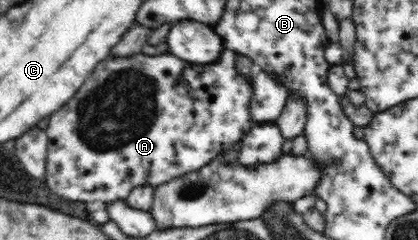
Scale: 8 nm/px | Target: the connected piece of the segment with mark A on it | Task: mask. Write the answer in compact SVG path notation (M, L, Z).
M225 49L215 63L207 63L207 65L195 65L183 61L170 52L145 55L141 51L131 55L131 57L109 56L107 59L100 61L97 67L85 78L79 91L63 107L55 110L55 113L48 117L49 123L45 129L48 137L46 184L51 187L53 193L57 193L57 195L61 195L65 199L73 199L73 203L77 203L77 201L81 201L81 203L89 203L89 201L114 202L125 200L131 190L136 187L145 184L156 187L175 179L175 177L181 177L185 173L191 173L191 171L197 171L197 169L205 167L207 163L211 163L213 158L223 153L223 151L232 151L233 145L237 141L242 141L253 125L249 113L249 104L253 95L252 80L241 75L235 69L234 61L238 55L239 53Z

